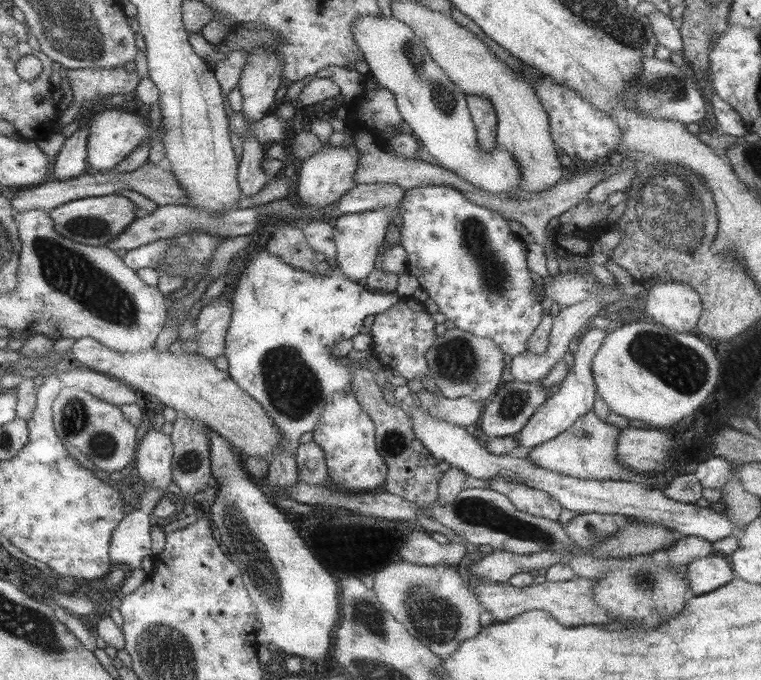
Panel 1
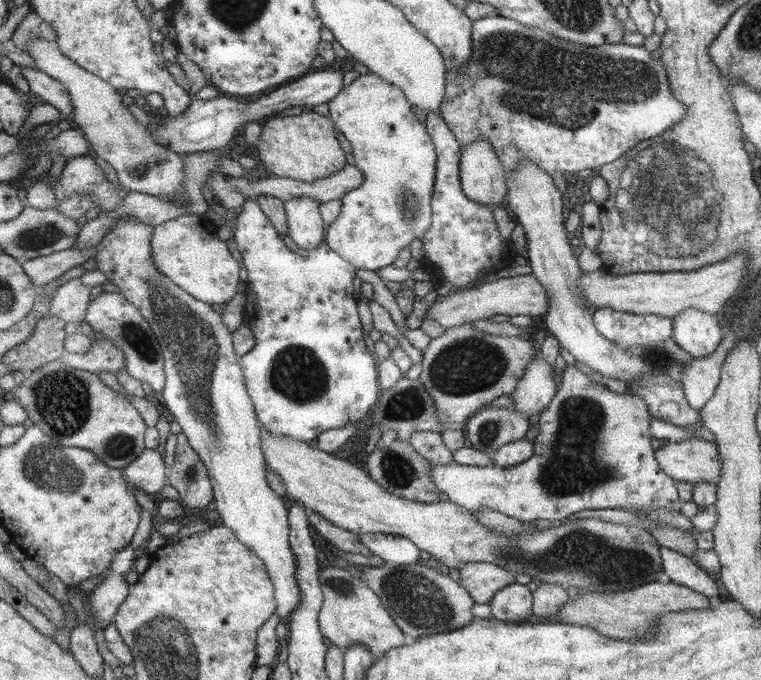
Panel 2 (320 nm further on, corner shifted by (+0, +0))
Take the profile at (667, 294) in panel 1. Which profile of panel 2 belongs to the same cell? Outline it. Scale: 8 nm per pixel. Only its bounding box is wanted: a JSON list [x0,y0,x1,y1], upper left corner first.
[671,309,723,359]

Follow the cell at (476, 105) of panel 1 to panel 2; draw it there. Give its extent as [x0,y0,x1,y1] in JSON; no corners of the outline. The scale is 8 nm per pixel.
[459,138,508,206]

